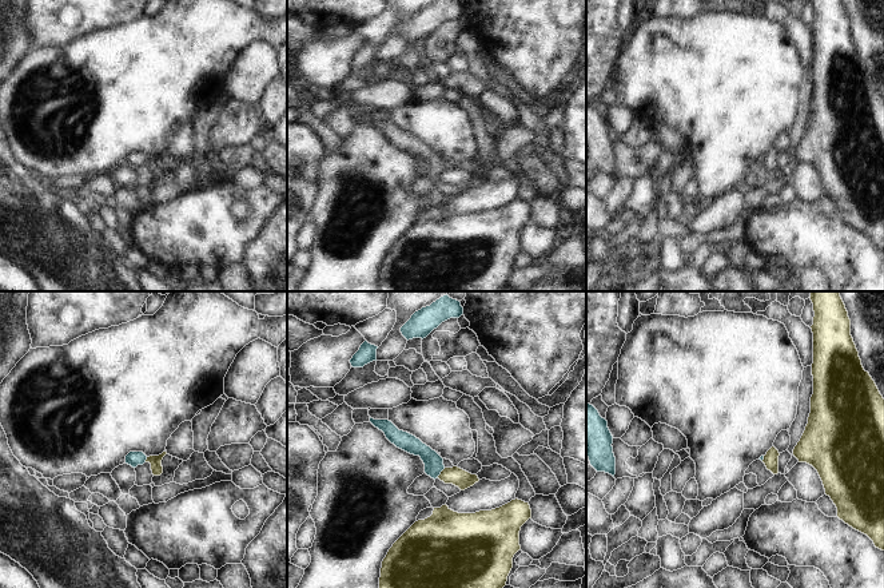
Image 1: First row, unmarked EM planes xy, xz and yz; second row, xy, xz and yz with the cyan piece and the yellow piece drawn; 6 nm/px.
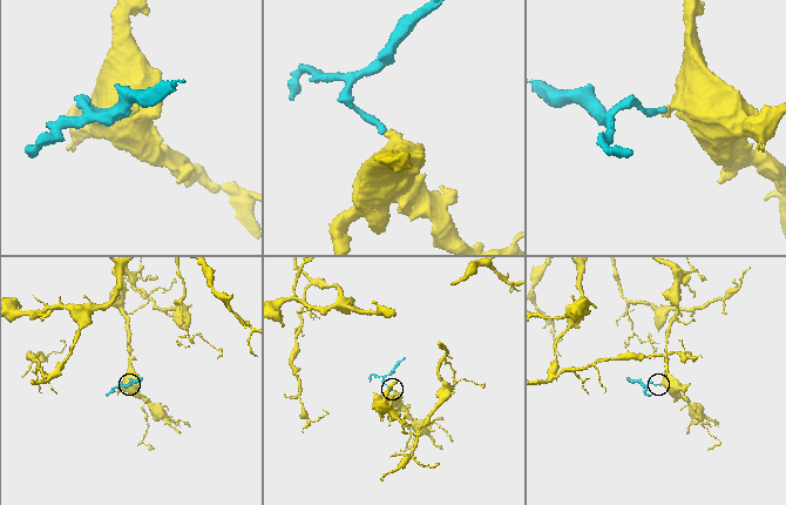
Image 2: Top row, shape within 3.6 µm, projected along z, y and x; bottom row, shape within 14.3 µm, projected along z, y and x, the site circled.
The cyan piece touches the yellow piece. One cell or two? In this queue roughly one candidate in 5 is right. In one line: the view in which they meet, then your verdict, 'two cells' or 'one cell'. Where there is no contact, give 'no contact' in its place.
xz | two cells

